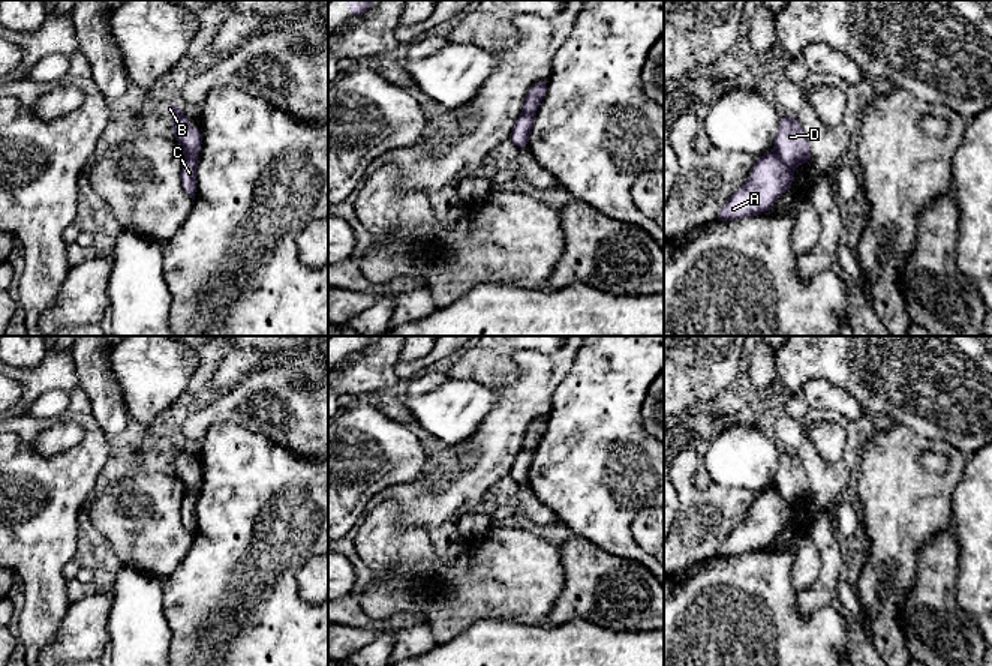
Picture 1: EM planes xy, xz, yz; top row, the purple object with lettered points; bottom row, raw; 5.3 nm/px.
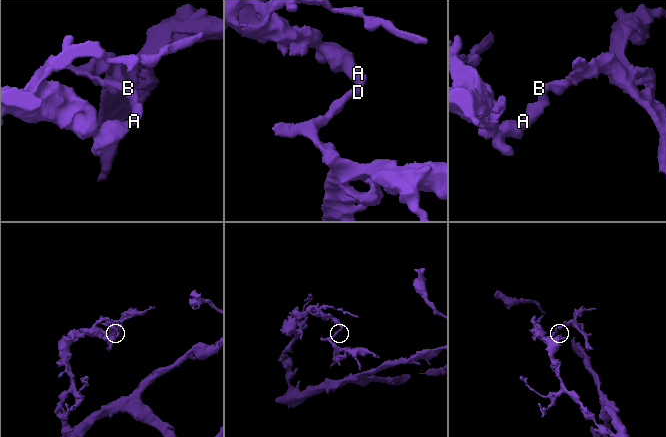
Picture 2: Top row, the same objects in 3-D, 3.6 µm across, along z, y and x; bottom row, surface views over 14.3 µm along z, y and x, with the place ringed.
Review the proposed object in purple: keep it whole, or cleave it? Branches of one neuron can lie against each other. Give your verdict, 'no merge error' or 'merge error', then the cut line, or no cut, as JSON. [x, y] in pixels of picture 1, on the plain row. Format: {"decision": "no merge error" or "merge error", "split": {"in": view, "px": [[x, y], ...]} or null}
{"decision": "merge error", "split": {"in": "yz", "px": [[775, 486], [791, 506]]}}

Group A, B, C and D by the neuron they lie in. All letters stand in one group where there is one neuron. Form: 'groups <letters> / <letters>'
groups A C / B D

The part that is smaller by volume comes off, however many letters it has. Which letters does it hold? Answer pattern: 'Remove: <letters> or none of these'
Remove: B, D

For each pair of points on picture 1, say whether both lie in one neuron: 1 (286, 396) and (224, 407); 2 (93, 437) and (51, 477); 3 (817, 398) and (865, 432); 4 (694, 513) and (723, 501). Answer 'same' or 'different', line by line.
1: same
2: same
3: different
4: same

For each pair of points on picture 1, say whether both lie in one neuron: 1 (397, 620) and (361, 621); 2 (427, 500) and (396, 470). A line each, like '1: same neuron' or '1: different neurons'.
1: same neuron
2: different neurons

